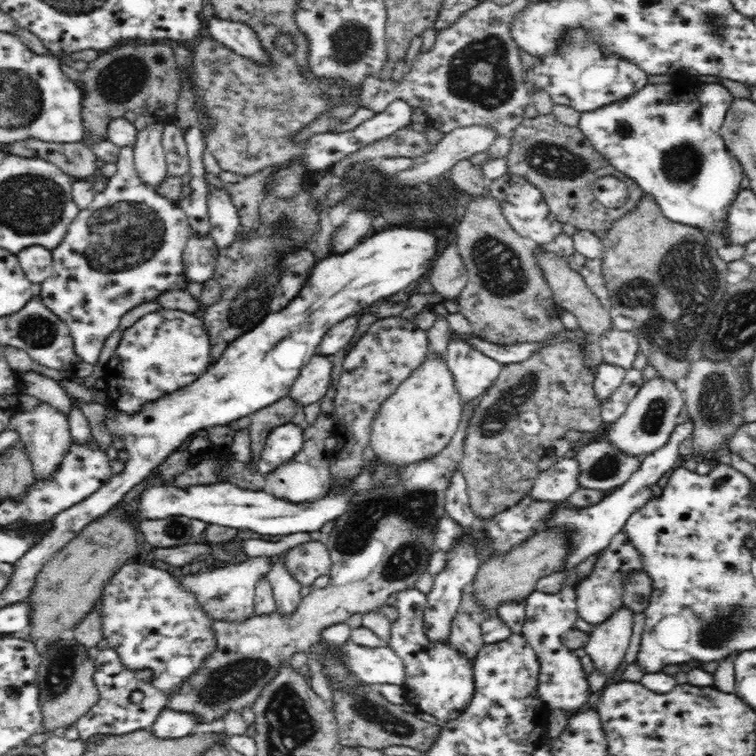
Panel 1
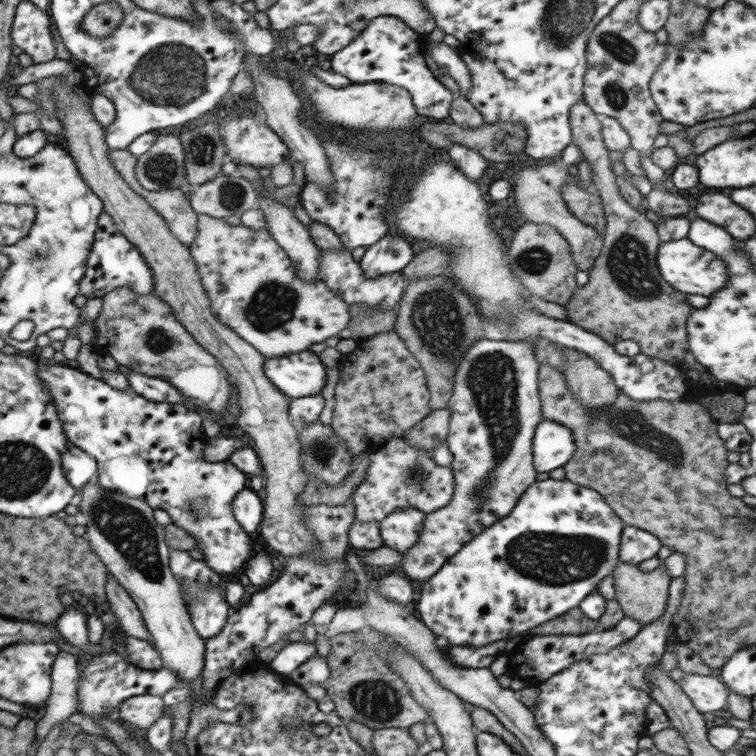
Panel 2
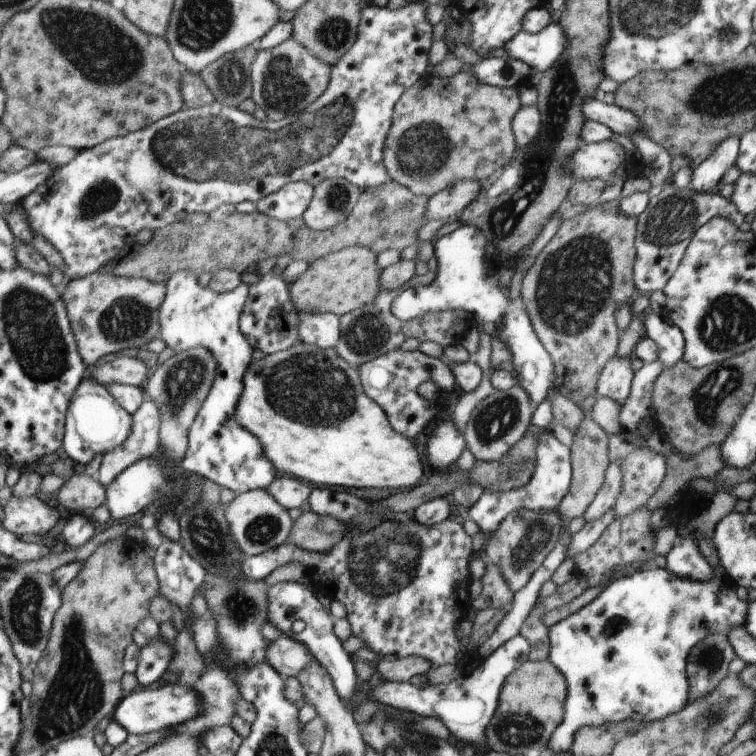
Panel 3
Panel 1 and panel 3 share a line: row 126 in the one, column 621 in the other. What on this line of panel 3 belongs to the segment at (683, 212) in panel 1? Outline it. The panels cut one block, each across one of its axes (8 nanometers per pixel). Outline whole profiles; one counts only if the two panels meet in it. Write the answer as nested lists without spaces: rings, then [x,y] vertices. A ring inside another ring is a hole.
[[[722,565],[713,568],[713,577],[707,581],[699,581],[672,574],[666,567],[660,568],[657,566],[649,567],[644,570],[636,571],[629,577],[620,577],[610,583],[599,595],[586,606],[583,606],[575,613],[572,612],[564,620],[557,622],[549,628],[549,659],[554,666],[565,676],[567,682],[567,697],[564,707],[563,721],[554,729],[552,736],[547,742],[547,748],[553,753],[568,753],[572,746],[574,734],[582,727],[597,727],[607,723],[615,723],[632,720],[633,722],[649,723],[666,718],[668,715],[678,713],[682,710],[690,700],[689,685],[687,676],[687,654],[691,648],[704,635],[708,633],[722,633],[727,636],[731,628],[735,626],[743,626],[746,618],[748,601],[742,601],[736,595],[735,585],[728,576],[726,569]]]

